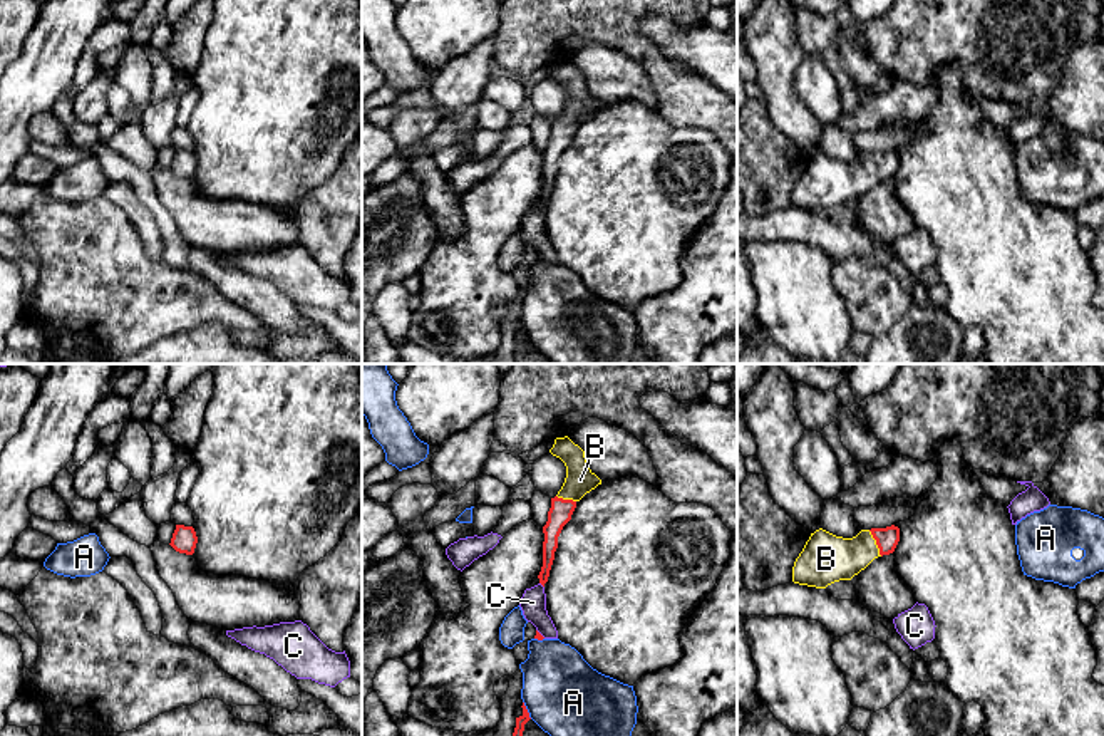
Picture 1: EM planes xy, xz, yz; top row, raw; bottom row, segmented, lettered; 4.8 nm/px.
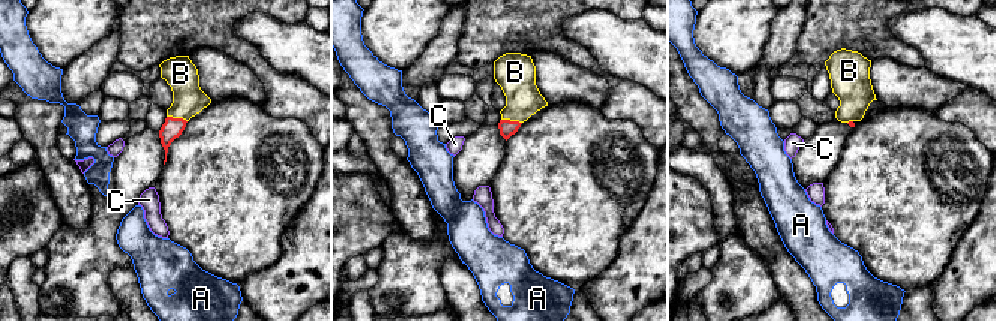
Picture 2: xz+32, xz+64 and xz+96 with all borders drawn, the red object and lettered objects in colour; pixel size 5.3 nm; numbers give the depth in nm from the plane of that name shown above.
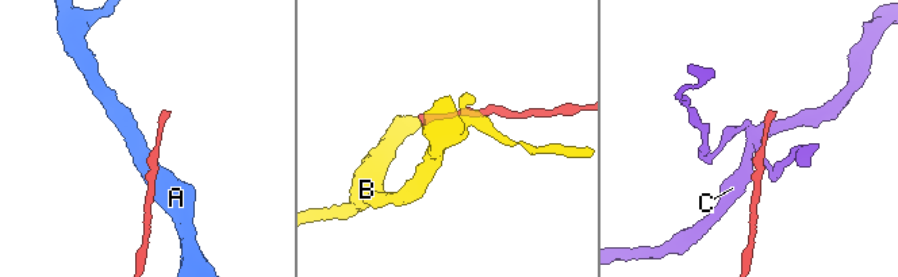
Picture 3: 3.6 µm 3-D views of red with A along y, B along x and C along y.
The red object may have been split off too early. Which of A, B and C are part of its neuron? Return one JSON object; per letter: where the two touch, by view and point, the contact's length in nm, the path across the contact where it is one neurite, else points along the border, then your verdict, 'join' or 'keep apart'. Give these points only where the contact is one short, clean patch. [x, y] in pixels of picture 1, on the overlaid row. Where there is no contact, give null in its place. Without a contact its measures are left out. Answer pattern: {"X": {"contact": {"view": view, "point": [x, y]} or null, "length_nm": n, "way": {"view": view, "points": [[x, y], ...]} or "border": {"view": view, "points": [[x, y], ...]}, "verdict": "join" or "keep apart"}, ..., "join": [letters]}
{"A": {"contact": {"view": "xz", "point": [526, 710]}, "length_nm": 100, "verdict": "keep apart"}, "B": {"contact": {"view": "yz", "point": [877, 544]}, "length_nm": 140, "way": {"view": "yz", "points": [[887, 539], [877, 544], [828, 559]]}, "verdict": "join"}, "C": {"contact": {"view": "xz", "point": [541, 584]}, "length_nm": 40, "border": {"view": "xz", "points": [[540, 582], [543, 587]]}, "verdict": "keep apart"}, "join": ["B"]}

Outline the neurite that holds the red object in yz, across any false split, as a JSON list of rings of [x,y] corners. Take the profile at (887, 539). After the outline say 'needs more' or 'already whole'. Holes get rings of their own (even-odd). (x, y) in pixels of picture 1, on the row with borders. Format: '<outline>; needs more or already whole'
[[[823,528],[811,533],[792,567],[792,582],[826,588],[839,580],[851,580],[874,558],[895,552],[900,528],[861,530],[853,538],[836,536]]]; needs more

